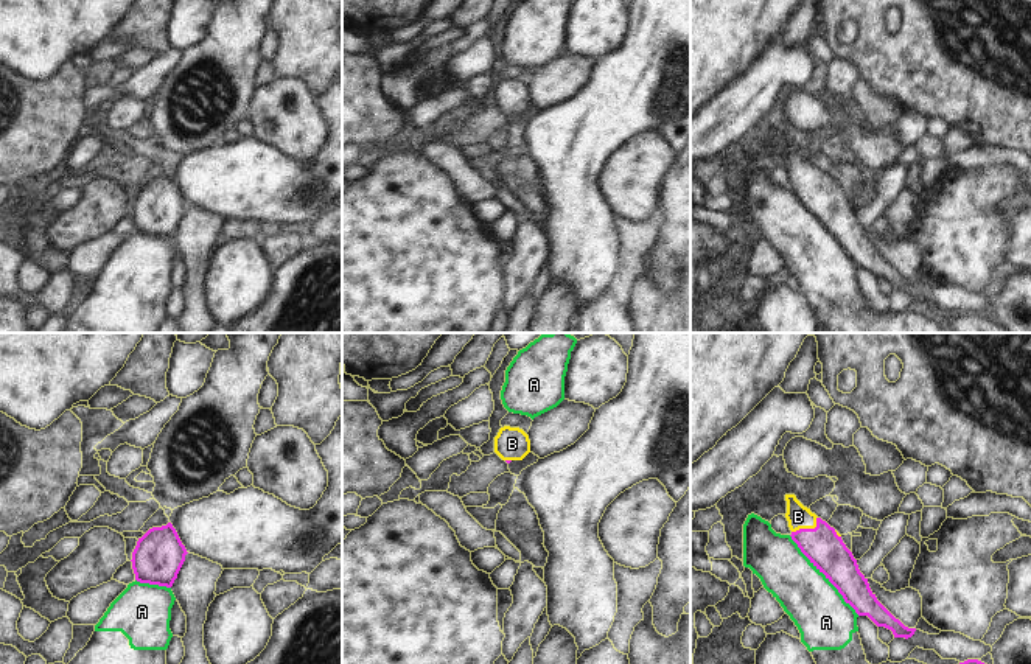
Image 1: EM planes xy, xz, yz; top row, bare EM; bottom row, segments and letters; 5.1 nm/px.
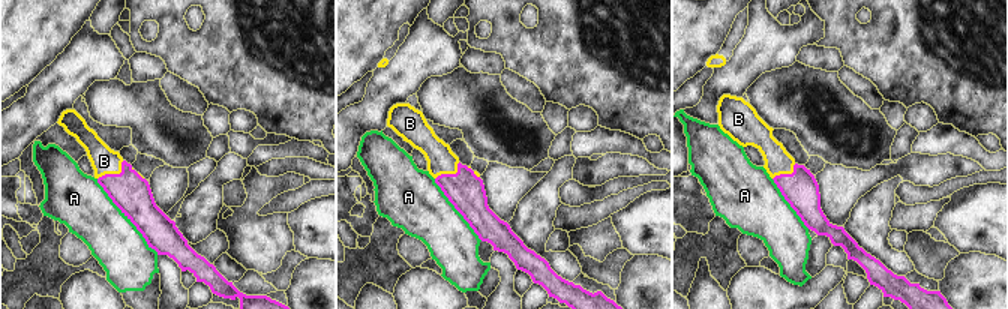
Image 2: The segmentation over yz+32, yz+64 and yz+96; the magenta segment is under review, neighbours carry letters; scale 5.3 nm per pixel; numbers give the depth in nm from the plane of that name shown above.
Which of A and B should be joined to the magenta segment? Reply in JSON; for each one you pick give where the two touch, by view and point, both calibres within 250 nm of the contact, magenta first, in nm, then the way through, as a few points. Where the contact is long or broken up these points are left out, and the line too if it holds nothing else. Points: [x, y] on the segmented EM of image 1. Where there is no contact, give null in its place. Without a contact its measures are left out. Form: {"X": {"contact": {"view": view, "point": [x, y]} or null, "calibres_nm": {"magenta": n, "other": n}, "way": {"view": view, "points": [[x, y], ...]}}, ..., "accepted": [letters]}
{"B": {"contact": {"view": "yz", "point": [807, 529]}, "calibres_nm": {"magenta": 190, "other": 120}, "way": {"view": "yz", "points": [[821, 545], [807, 529], [798, 517]]}}, "accepted": ["B"]}

